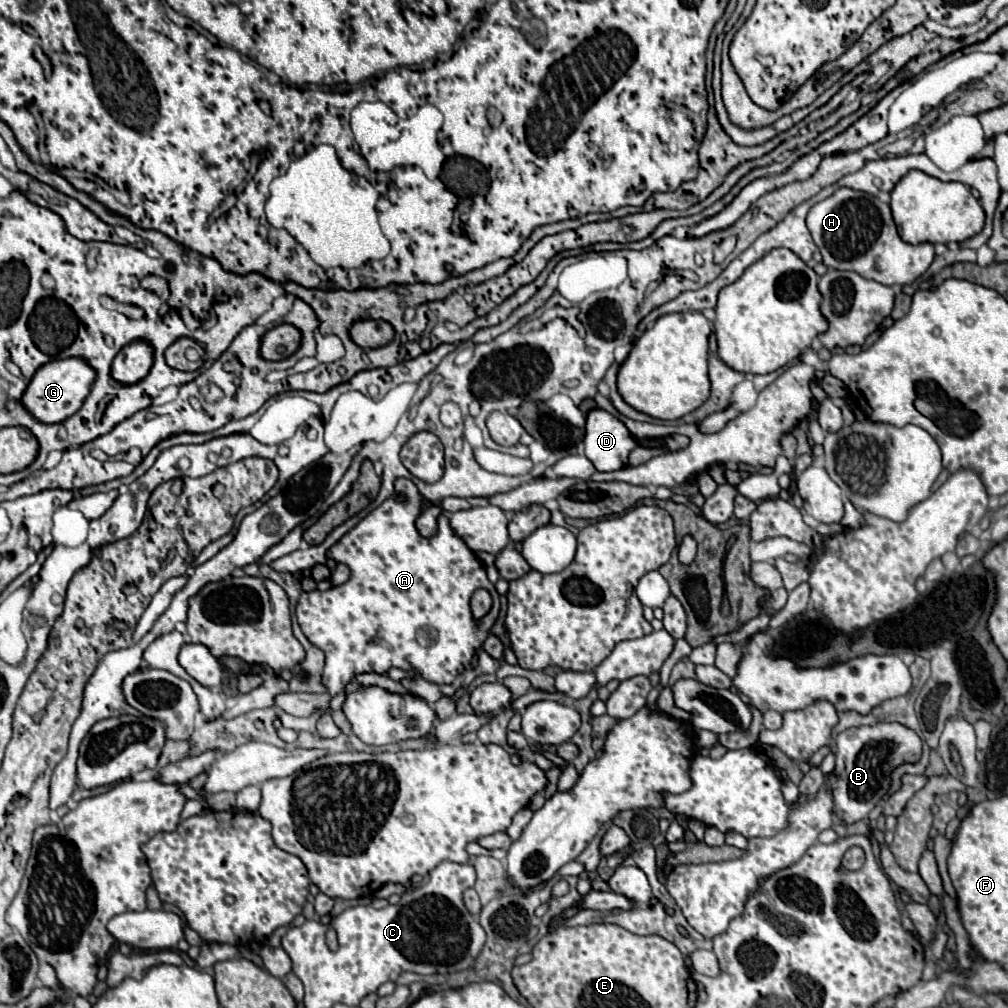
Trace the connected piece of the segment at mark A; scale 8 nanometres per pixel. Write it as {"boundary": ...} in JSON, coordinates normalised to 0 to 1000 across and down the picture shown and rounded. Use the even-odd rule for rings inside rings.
{"boundary":[[[395,474],[395,476],[391,478],[391,486],[393,486],[393,490],[397,490],[397,488],[403,490],[403,494],[405,494],[403,500],[393,498],[391,492],[387,492],[387,494],[381,496],[373,506],[369,506],[361,516],[357,516],[347,528],[343,528],[343,530],[325,546],[325,550],[323,550],[323,552],[327,552],[329,556],[339,558],[339,560],[343,560],[343,562],[347,563],[347,567],[349,567],[347,575],[341,577],[339,581],[327,583],[327,585],[323,585],[323,587],[317,587],[317,585],[300,587],[300,591],[298,591],[298,595],[296,595],[296,601],[294,601],[294,613],[296,613],[296,619],[298,619],[300,627],[304,629],[304,633],[306,633],[312,641],[315,641],[317,645],[321,645],[321,649],[323,649],[323,661],[321,661],[321,667],[319,667],[319,679],[321,679],[321,683],[327,687],[327,690],[333,690],[335,687],[339,687],[341,681],[353,671],[353,667],[377,667],[377,669],[381,669],[387,661],[393,661],[393,663],[399,663],[399,665],[411,665],[411,667],[419,669],[421,675],[431,677],[431,679],[446,679],[454,669],[458,669],[462,663],[466,663],[470,649],[478,643],[480,635],[484,633],[484,629],[486,629],[486,625],[488,625],[488,621],[492,619],[494,609],[496,609],[496,589],[492,587],[490,579],[484,575],[482,565],[480,565],[478,558],[472,554],[472,550],[466,548],[466,544],[462,544],[462,540],[458,540],[458,536],[454,536],[454,532],[450,532],[450,526],[446,524],[444,512],[442,512],[442,510],[435,512],[435,530],[433,530],[433,532],[429,532],[429,534],[419,534],[419,532],[415,530],[411,518],[413,518],[413,514],[419,510],[421,492],[419,492],[417,486],[413,484],[413,480],[411,480],[409,476],[405,476],[405,474]],[[474,583],[484,585],[486,591],[488,591],[488,595],[490,595],[490,599],[488,599],[488,605],[484,607],[484,611],[482,611],[480,615],[470,617],[470,615],[466,613],[466,601],[464,601],[464,597],[466,597],[466,591],[468,591]]]}

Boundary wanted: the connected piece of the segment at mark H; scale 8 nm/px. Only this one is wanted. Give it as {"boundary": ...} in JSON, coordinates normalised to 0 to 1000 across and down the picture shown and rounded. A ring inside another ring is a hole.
{"boundary":[[[833,187],[823,196],[804,206],[800,224],[815,252],[815,260],[827,268],[845,268],[855,276],[879,284],[899,284],[915,274],[927,258],[927,244],[901,242],[893,236],[883,204],[869,194],[845,187]]]}

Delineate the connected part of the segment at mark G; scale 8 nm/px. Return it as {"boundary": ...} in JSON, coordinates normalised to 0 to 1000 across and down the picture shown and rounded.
{"boundary":[[[65,355],[65,357],[52,357],[36,367],[28,385],[22,391],[24,405],[44,421],[60,421],[69,415],[81,403],[83,395],[89,389],[93,379],[93,367],[81,355]]]}

